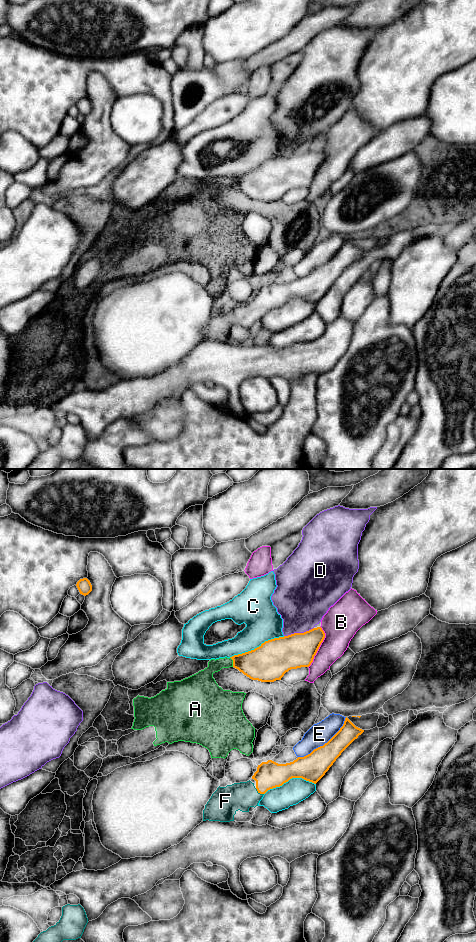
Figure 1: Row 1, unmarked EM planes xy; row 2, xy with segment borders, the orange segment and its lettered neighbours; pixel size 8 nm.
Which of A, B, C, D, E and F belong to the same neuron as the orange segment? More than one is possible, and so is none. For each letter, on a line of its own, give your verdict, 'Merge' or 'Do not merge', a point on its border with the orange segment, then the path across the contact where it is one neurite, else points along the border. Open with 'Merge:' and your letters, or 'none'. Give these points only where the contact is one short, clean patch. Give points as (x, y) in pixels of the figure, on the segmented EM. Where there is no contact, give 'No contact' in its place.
Merge: F
A: Do not merge. Touches orange at xy (233, 662). Boundary: xy (230, 657), (233, 666)
B: Do not merge. Touches orange at xy (319, 646)
C: Do not merge. Touches orange at xy (257, 647)
D: Do not merge. Touches orange at xy (298, 633)
E: Do not merge. Touches orange at xy (325, 743)
F: Merge. Touches orange at xy (259, 792). Path across: xy (269, 775), (259, 792), (254, 795), (241, 796)

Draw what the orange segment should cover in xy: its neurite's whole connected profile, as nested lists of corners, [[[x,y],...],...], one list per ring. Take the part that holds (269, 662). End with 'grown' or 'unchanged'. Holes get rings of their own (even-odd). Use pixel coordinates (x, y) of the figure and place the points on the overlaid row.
[[[321,627],[274,638],[254,650],[234,655],[233,667],[252,680],[274,682],[291,669],[309,667],[325,633]]] | unchanged

